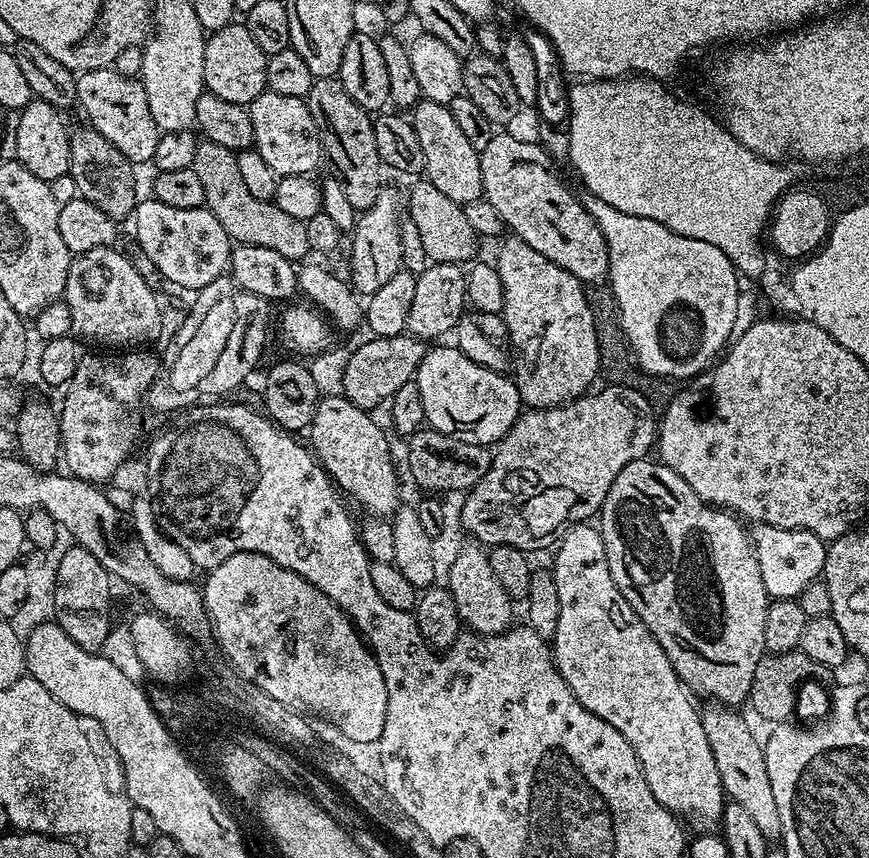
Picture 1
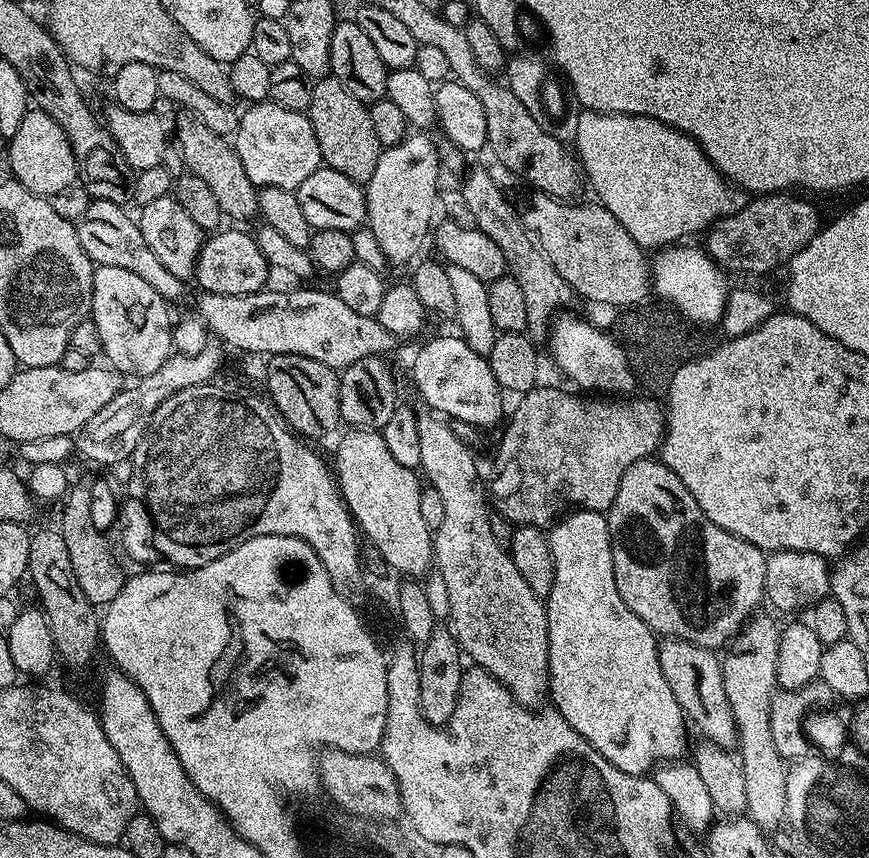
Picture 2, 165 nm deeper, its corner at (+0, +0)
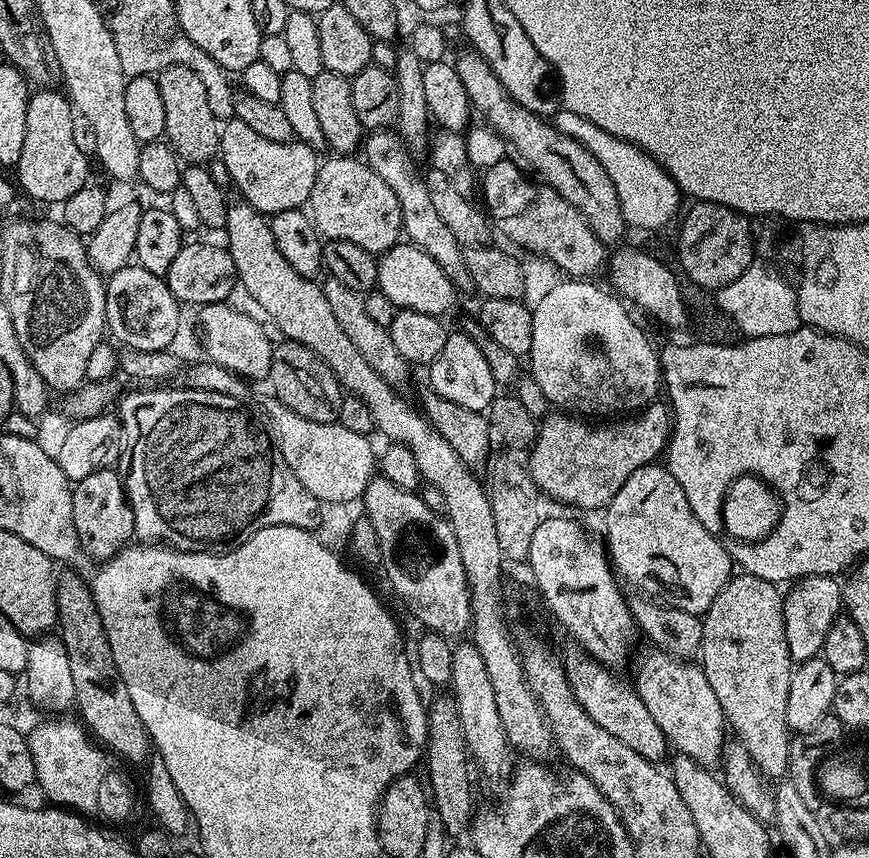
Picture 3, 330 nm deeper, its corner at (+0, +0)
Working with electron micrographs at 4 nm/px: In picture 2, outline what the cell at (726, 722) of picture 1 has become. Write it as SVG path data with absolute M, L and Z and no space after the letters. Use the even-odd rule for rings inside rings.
M664 638L658 644L658 666L662 666L662 678L674 690L678 706L685 717L700 730L700 736L713 740L718 746L732 750L737 747L737 731L734 711L723 685L721 657L711 648L694 646L685 640Z

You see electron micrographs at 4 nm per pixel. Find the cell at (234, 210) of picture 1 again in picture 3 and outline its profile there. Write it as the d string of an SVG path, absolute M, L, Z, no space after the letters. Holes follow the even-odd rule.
M170 66L162 69L155 79L162 90L162 103L166 109L164 136L167 143L172 145L172 151L181 161L192 166L207 165L220 151L221 125L210 110L206 89L198 74L186 70L186 66Z

